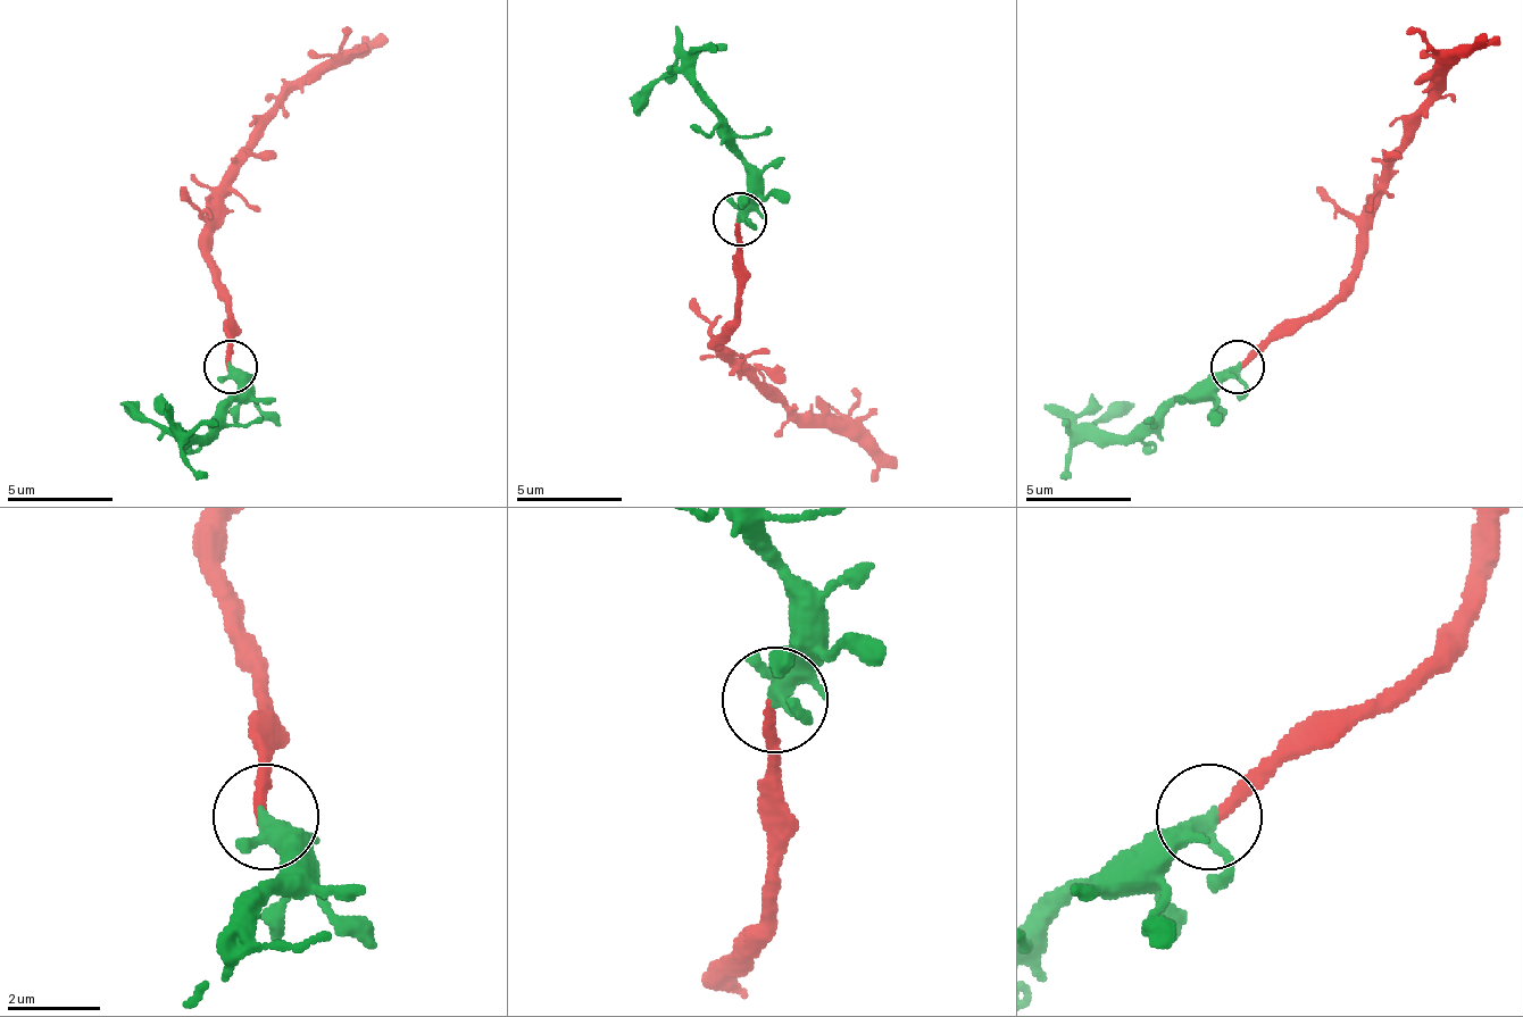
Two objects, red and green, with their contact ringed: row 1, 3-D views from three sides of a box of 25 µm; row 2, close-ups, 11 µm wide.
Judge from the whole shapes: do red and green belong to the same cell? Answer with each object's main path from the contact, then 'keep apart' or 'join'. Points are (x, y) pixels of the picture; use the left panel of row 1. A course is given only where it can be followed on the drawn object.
red via (230, 371), (224, 291), (214, 249), (214, 201), (256, 127), (292, 90), (361, 59), (388, 38) | green via (230, 365), (240, 392), (202, 434), (160, 428), (124, 402) | join

